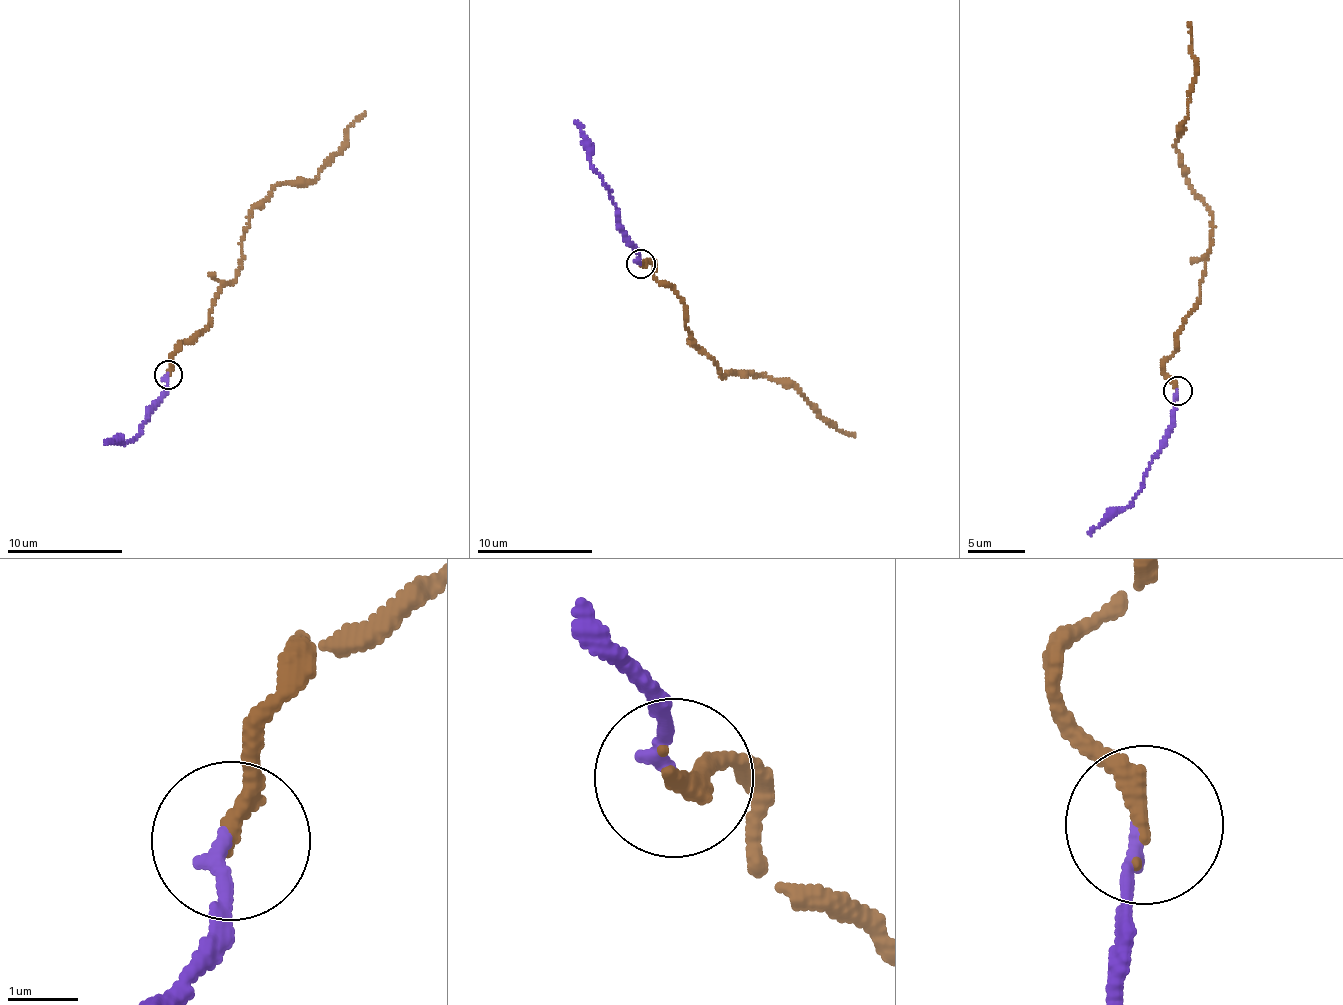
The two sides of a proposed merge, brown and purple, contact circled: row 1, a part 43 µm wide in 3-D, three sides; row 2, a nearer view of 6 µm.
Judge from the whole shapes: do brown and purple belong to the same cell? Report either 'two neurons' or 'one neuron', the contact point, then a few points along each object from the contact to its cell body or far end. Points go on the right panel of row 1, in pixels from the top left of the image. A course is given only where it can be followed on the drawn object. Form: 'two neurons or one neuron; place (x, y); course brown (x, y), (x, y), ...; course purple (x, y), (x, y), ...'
one neuron; place (1177, 390); course brown (1176, 391), (1164, 363), (1197, 303), (1213, 212), (1189, 179), (1176, 146), (1195, 74), (1188, 22); course purple (1176, 391), (1174, 411), (1143, 483), (1127, 507), (1113, 508), (1088, 533)

